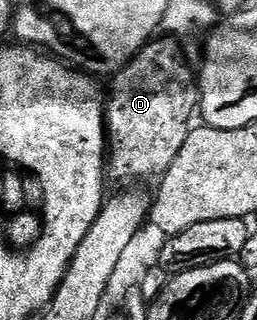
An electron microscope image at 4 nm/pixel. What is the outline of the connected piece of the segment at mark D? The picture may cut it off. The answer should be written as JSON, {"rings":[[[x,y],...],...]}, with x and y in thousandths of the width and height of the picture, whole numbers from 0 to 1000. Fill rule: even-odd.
{"rings":[[[630,109],[568,134],[521,172],[518,191],[440,238],[444,272],[412,309],[416,544],[432,563],[615,559],[646,544],[747,403],[735,378],[751,353],[759,363],[778,316],[763,234],[759,225],[751,234],[747,216],[708,134],[669,113]]]}

